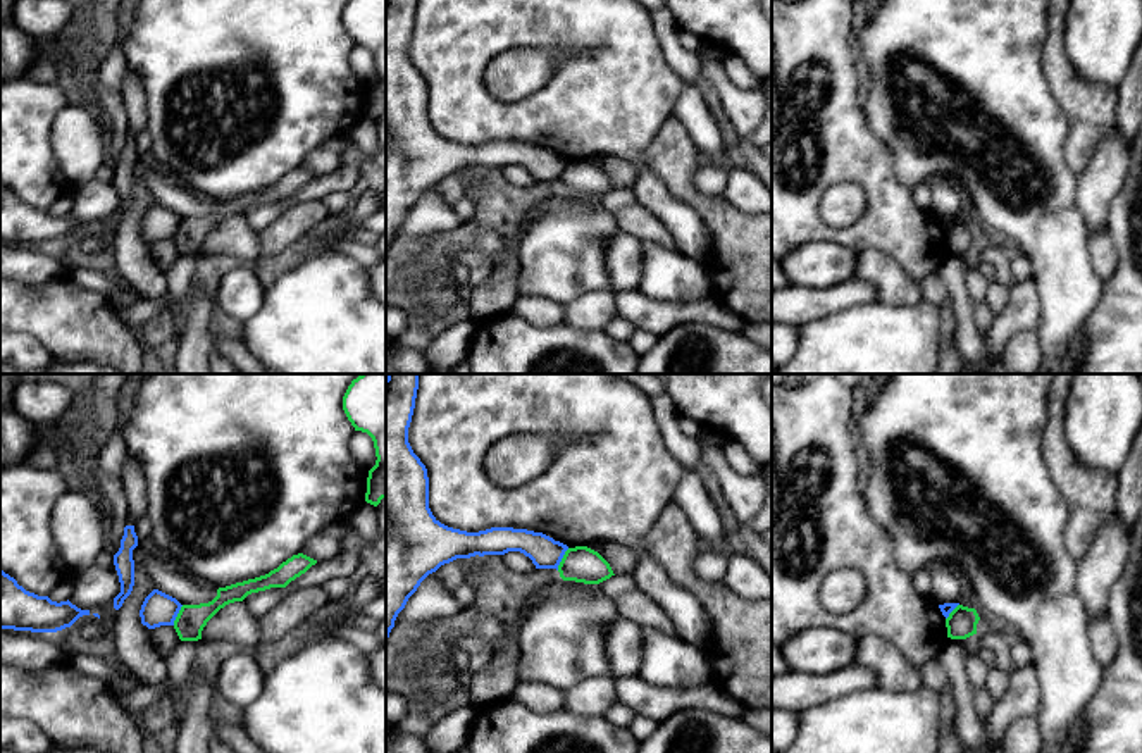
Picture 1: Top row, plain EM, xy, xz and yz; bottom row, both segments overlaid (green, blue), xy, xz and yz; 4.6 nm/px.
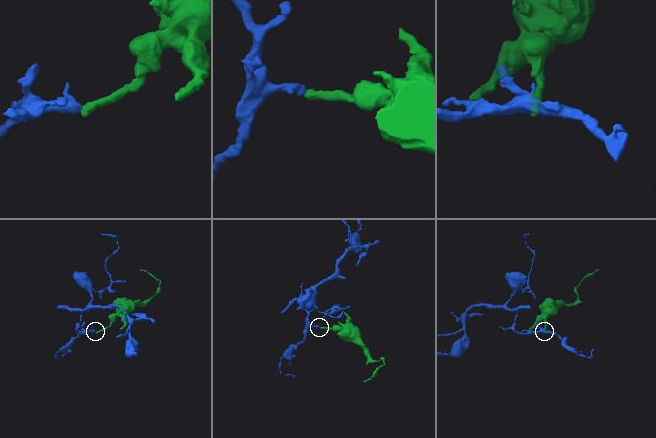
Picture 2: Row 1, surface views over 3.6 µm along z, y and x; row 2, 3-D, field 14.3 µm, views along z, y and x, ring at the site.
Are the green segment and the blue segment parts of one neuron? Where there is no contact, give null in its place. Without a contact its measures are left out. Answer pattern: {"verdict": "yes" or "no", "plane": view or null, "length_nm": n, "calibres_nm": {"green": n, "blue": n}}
{"verdict": "no", "plane": "xz", "length_nm": 120, "calibres_nm": {"green": 170, "blue": 150}}

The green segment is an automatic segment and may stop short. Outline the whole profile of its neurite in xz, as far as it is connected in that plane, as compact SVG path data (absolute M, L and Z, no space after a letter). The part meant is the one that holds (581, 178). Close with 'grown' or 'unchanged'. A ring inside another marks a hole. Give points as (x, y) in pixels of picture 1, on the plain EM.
M587 160L568 162L558 179L563 195L599 198L613 188L610 177Z; unchanged

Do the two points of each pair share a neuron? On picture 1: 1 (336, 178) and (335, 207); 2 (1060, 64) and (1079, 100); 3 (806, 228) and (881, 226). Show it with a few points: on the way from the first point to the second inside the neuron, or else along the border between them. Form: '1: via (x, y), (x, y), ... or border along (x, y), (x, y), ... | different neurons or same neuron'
1: border along (348, 192), (331, 192), (322, 200) | different neurons
2: via (1060, 73), (1070, 92) | same neuron
3: via (825, 233), (862, 235) | same neuron

